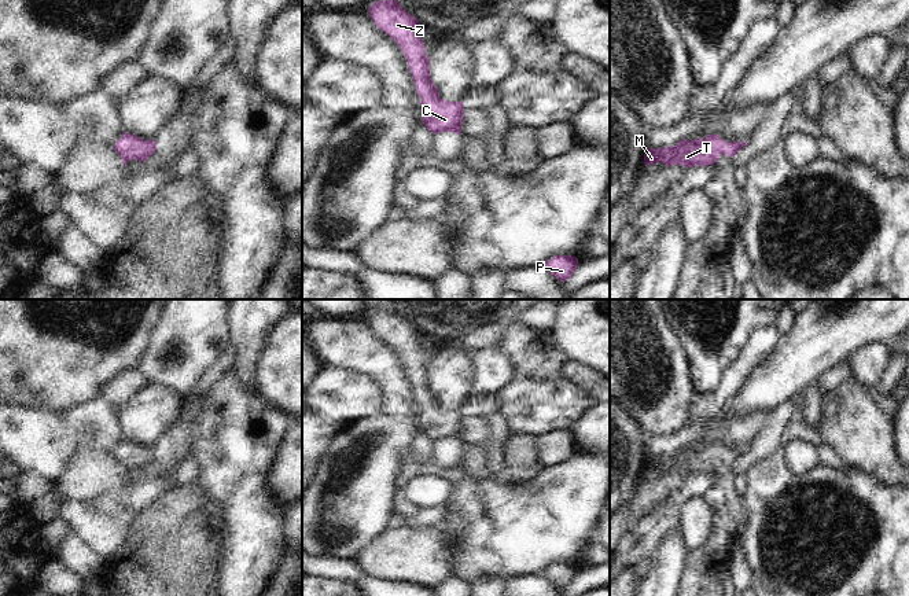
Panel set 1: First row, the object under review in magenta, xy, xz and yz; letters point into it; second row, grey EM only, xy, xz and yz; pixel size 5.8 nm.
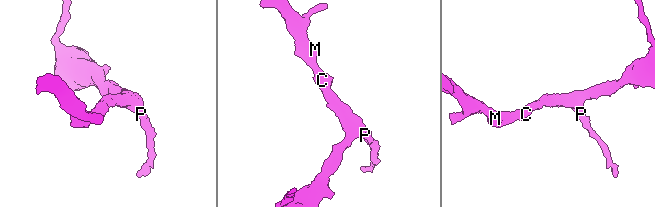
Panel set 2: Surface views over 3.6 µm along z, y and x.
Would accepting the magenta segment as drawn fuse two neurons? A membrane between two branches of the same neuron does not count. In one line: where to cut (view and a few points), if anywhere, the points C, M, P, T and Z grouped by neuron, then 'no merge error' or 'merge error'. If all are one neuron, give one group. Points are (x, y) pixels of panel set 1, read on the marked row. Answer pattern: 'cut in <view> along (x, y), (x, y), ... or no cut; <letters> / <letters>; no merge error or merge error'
no cut; C M P T Z; no merge error

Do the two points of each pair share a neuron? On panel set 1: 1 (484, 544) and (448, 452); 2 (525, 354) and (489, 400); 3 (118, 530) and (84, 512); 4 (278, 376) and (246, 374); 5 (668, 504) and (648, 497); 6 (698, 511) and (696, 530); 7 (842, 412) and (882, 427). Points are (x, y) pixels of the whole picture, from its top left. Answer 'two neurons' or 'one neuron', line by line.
1: two neurons
2: two neurons
3: one neuron
4: two neurons
5: two neurons
6: one neuron
7: one neuron

